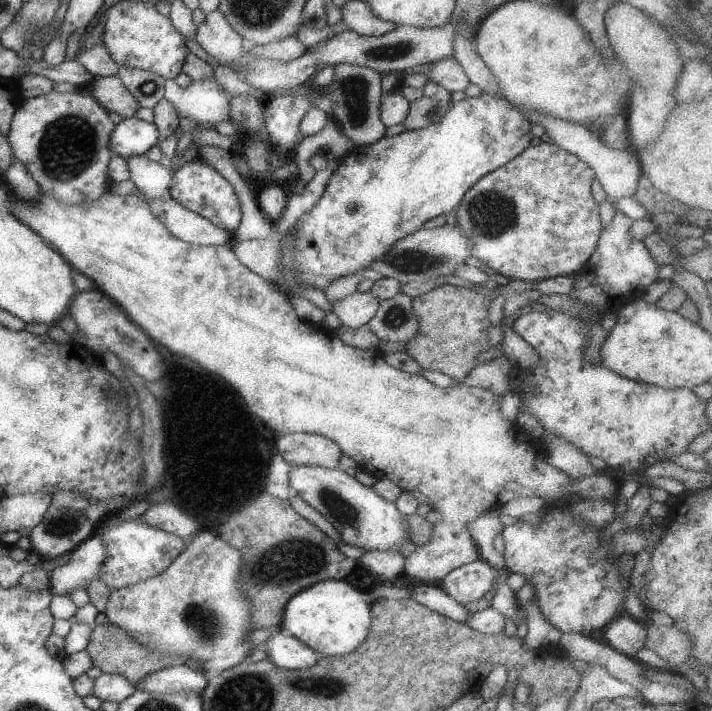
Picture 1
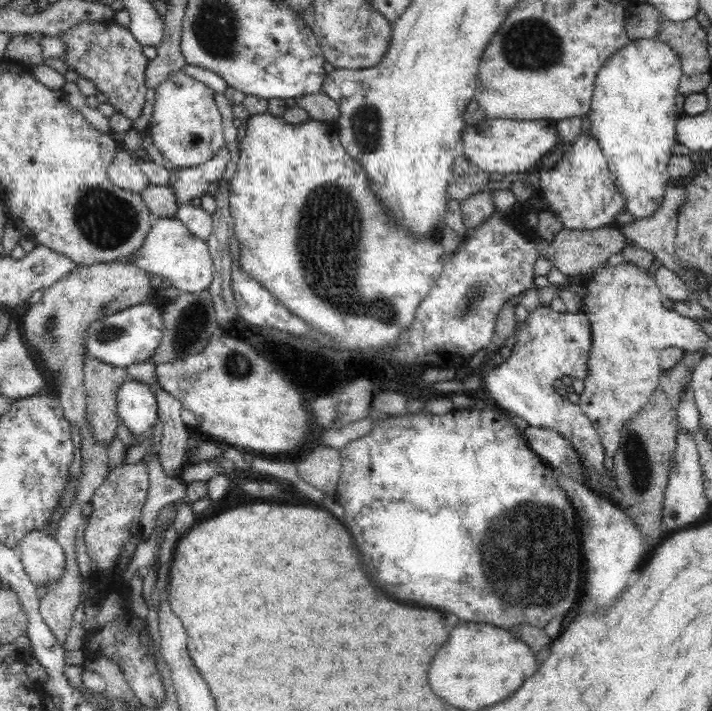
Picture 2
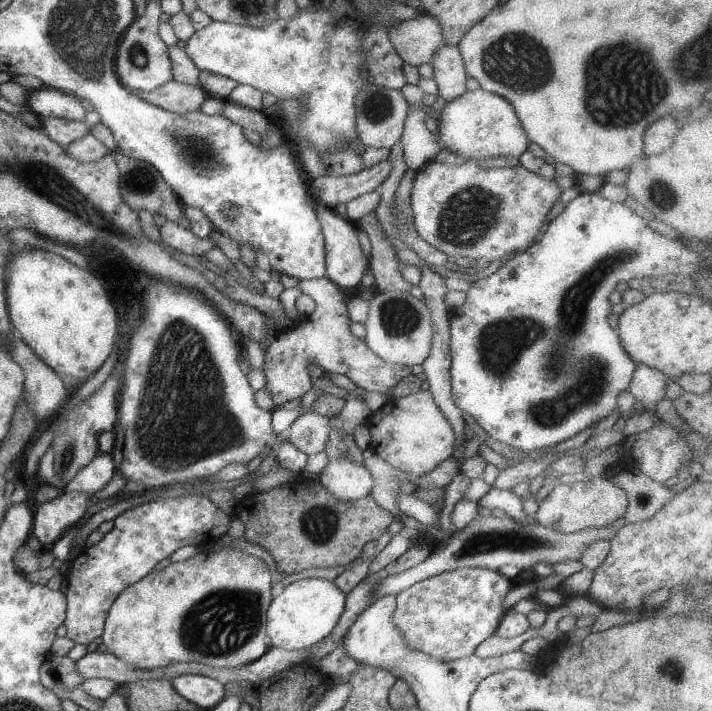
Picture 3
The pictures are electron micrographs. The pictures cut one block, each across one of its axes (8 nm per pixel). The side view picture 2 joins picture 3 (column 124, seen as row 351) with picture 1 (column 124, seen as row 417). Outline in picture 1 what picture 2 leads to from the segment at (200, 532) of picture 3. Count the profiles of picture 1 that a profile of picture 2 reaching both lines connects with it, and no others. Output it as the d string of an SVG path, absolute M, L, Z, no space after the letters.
M118 515L104 517L97 526L97 528L102 528L99 536L102 538L102 542L106 546L106 554L108 554L104 566L98 572L98 578L112 591L162 574L180 556L186 545L186 540L177 534L167 533L144 524L140 516L112 522Z

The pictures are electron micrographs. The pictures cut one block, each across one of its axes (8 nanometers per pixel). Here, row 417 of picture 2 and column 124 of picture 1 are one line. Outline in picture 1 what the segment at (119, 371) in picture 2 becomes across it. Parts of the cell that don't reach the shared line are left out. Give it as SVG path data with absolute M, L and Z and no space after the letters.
M116 75L96 78L92 94L106 111L116 112L123 118L135 117L141 108Z

